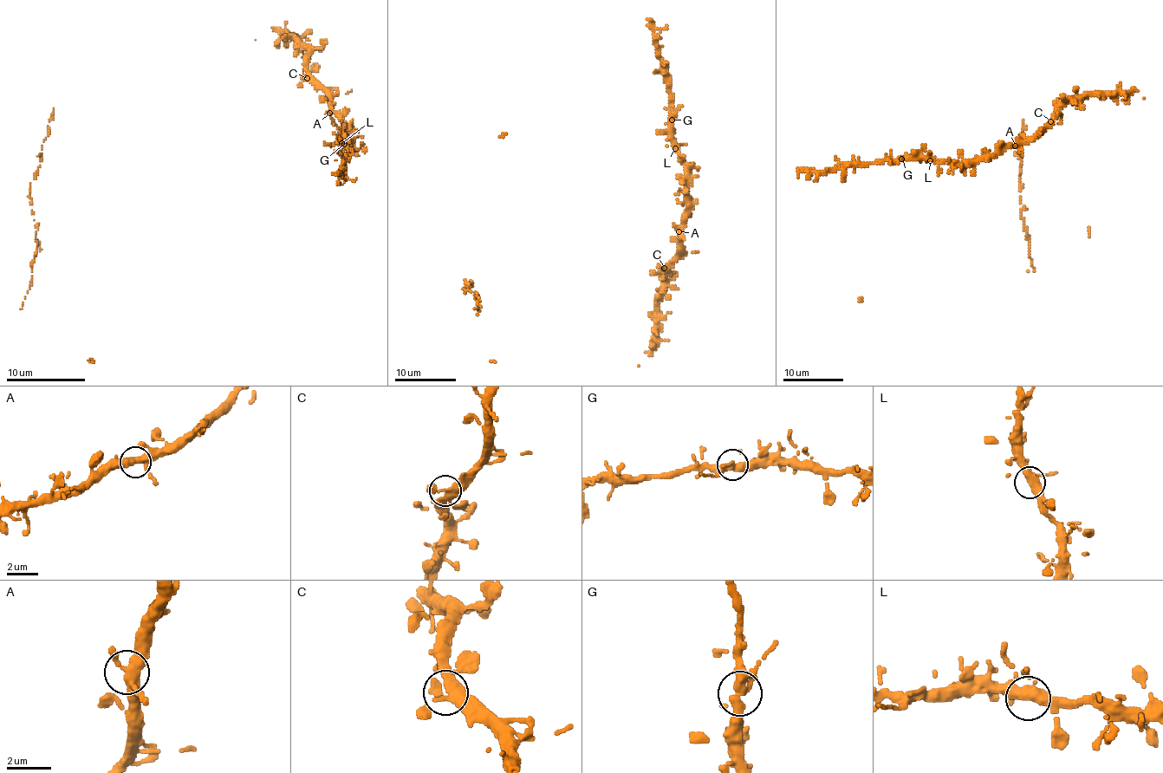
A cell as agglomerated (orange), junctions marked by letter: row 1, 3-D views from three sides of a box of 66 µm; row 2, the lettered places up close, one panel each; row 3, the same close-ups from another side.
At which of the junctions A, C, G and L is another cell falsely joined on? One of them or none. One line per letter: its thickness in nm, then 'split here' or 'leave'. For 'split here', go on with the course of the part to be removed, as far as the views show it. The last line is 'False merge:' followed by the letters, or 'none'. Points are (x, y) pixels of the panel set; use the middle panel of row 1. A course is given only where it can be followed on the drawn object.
A: 360 nm thick; leave
C: 360 nm thick; leave
G: 360 nm thick; leave
L: 360 nm thick; leave
False merge: none

